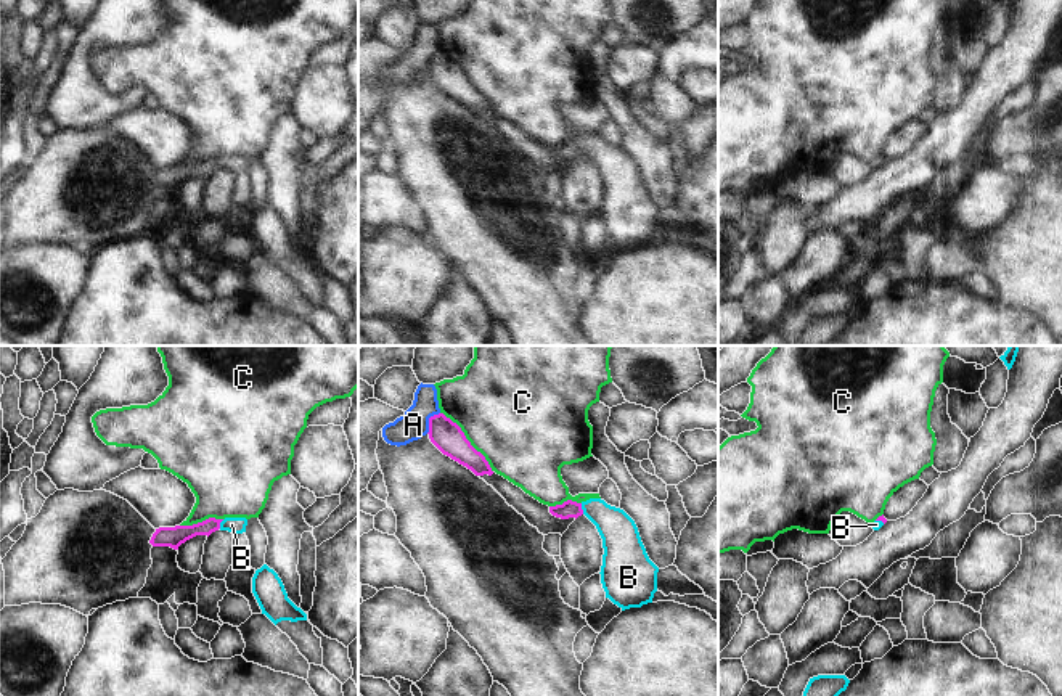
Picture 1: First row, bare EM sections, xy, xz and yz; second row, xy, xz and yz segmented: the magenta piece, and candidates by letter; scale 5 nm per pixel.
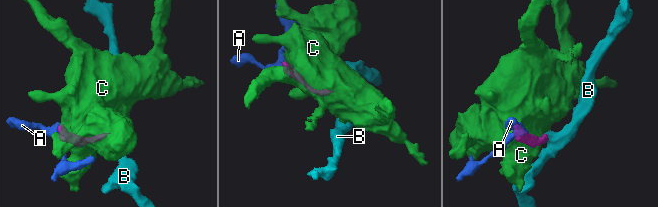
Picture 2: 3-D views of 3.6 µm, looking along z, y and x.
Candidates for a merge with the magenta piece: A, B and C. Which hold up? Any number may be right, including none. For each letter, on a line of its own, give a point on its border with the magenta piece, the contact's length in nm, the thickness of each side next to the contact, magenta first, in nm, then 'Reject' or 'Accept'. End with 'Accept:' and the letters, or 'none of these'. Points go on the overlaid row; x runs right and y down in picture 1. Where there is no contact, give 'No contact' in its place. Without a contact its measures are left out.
A: Touches magenta at xz (429, 421). Shared border 130 nm. Thickness 160 nm (magenta) against 150 nm. Reject
B: Touches magenta at xz (580, 508). Shared border 60 nm. Thickness 90 nm (magenta) against 190 nm. Accept
C: Touches magenta at xz (468, 441). Shared border 400 nm. Thickness 160 nm (magenta) against 500 nm. Reject
Accept: B

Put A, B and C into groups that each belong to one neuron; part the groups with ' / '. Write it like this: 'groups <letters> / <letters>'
groups A / B / C

